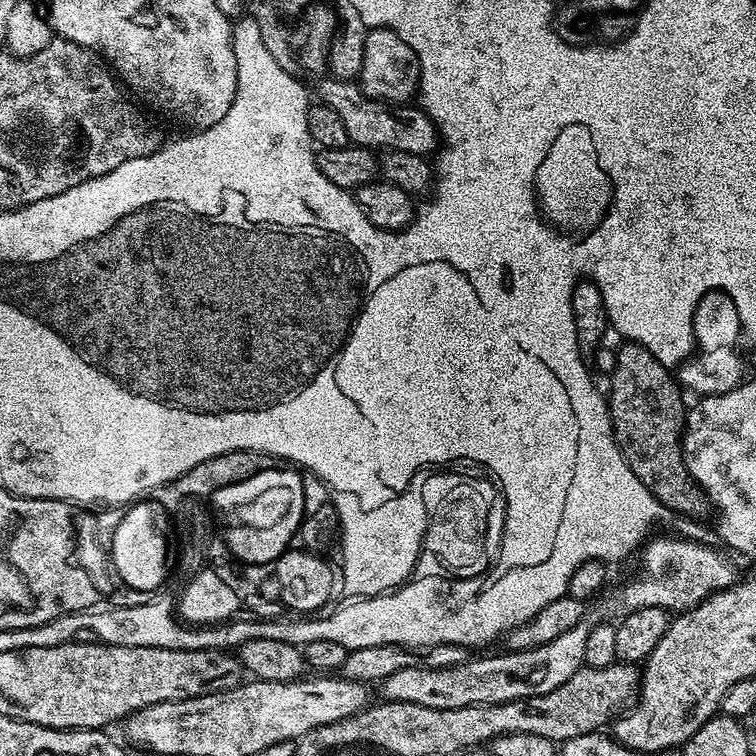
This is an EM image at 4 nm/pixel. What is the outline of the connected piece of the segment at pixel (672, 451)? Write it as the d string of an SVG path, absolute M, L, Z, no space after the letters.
M629 342L617 347L616 365L610 375L612 381L612 396L607 397L608 410L612 422L612 431L616 438L616 445L620 453L626 458L630 470L638 474L638 482L650 490L653 498L665 509L672 512L681 512L684 516L704 516L710 512L710 505L703 490L688 473L684 461L684 425L686 423L686 403L680 397L681 385L677 377L670 373L669 365L660 361L645 344Z

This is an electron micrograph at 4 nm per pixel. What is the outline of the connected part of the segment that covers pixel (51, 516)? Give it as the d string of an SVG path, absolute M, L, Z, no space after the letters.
M23 497L19 504L19 515L22 522L15 530L9 544L6 558L28 584L34 599L34 609L40 612L46 600L59 600L66 604L68 614L84 612L93 609L99 598L102 598L101 589L92 582L88 571L77 563L71 564L70 558L75 557L77 545L76 517L72 514L73 505L69 501L60 499L30 499Z

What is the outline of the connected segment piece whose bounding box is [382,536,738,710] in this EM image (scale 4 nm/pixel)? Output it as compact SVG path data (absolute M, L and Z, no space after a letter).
M664 536L661 540L650 540L643 547L643 552L644 565L640 568L640 576L614 589L601 602L600 608L593 612L591 609L586 618L580 620L574 630L562 634L562 638L554 638L554 642L546 642L546 646L538 646L534 650L501 650L497 656L484 656L481 660L470 658L453 668L430 670L422 666L406 666L406 670L398 670L382 682L383 699L414 702L414 706L434 706L434 710L458 710L462 706L505 704L518 698L550 694L550 690L558 690L562 682L585 667L586 634L590 634L593 624L623 618L646 606L658 606L670 614L689 612L706 597L730 587L738 579L738 573L722 553L696 540L675 540L672 536Z

